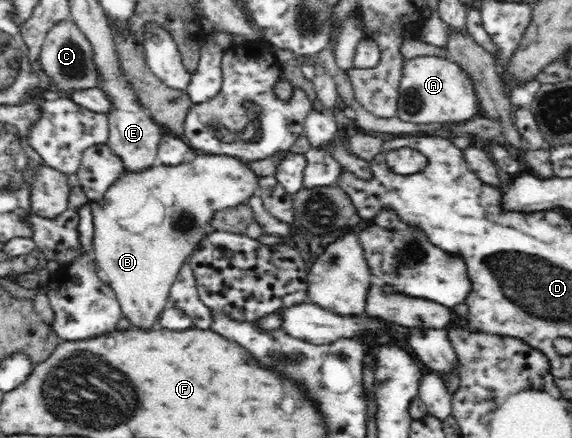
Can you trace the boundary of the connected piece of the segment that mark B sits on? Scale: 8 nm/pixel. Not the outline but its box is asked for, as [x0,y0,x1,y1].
[89,155,258,329]

